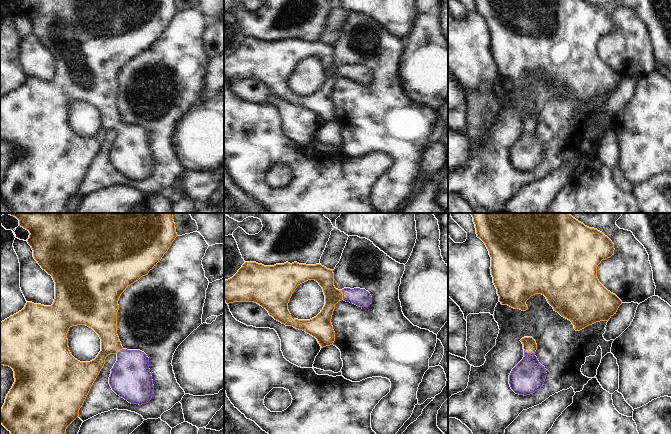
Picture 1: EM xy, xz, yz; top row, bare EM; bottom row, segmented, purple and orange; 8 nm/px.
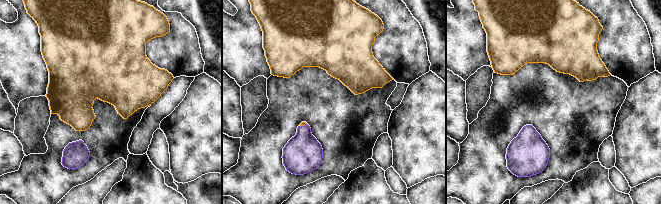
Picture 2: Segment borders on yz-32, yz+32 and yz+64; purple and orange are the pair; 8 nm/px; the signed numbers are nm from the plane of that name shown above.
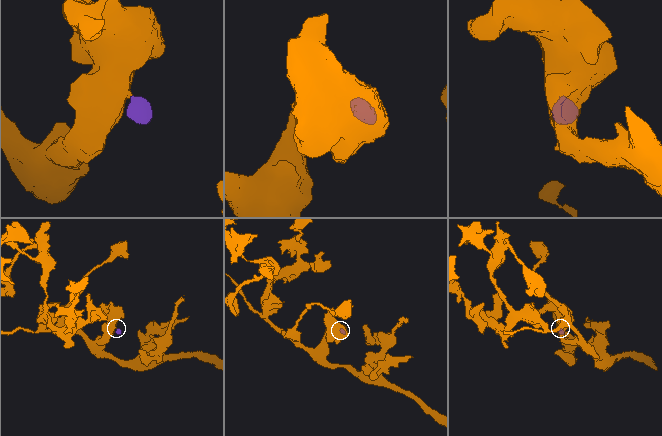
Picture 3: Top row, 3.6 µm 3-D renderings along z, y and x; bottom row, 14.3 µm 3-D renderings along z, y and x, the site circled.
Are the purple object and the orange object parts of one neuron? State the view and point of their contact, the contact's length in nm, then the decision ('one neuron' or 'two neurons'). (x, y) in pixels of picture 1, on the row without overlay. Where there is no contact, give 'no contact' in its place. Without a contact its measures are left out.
contact yz (529, 129); length 90 nm; one neuron

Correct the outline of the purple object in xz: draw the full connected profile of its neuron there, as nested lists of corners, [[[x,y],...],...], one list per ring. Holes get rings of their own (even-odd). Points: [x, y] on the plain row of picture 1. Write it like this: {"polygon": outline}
{"polygon": [[[245,38],[232,54],[224,57],[224,77],[227,80],[233,78],[257,79],[265,84],[275,96],[286,102],[293,102],[296,105],[303,106],[315,113],[321,124],[333,121],[335,117],[335,108],[331,95],[335,81],[341,76],[360,83],[368,83],[372,79],[372,73],[365,65],[336,65],[333,46],[327,45],[321,40],[306,41],[297,38],[292,40],[286,38],[274,42],[264,42],[256,38]],[[308,56],[315,56],[322,63],[325,71],[325,81],[321,88],[310,96],[293,96],[288,86],[289,76],[297,62]]]}

